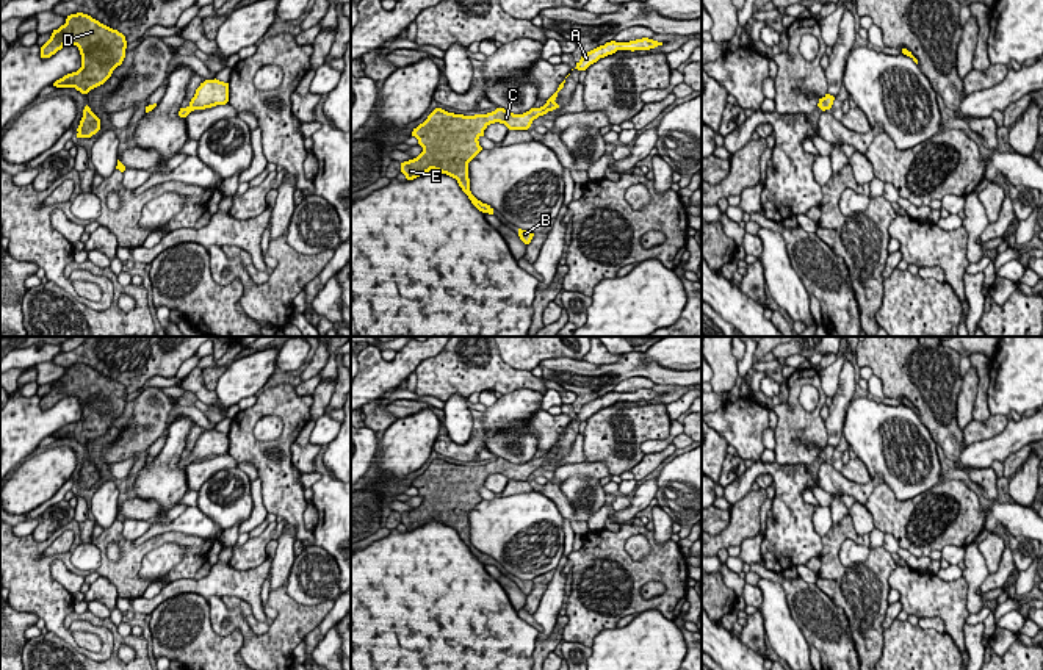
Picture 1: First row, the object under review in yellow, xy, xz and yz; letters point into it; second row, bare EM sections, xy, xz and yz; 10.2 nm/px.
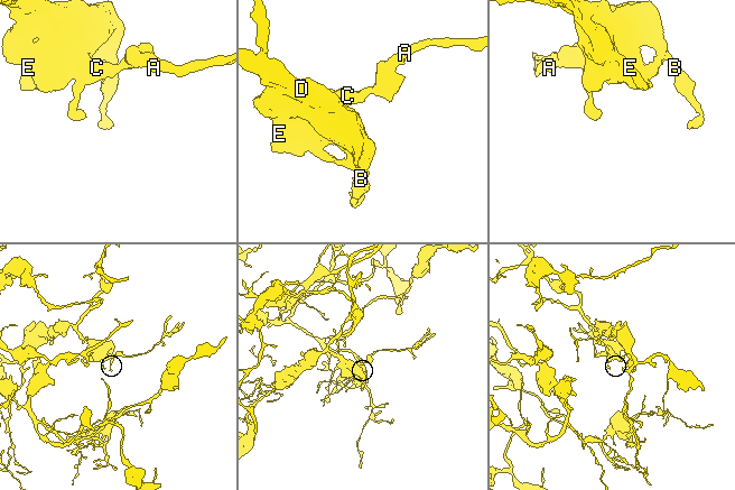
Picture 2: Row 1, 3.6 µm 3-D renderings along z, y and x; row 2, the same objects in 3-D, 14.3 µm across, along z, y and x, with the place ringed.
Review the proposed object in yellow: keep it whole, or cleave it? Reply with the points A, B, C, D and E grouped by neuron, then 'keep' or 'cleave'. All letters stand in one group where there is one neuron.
A B C D E; keep

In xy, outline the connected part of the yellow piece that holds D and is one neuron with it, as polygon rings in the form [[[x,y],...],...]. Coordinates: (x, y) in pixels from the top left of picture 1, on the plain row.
[[[83,363],[67,366],[66,374],[53,380],[50,390],[41,398],[41,409],[50,409],[66,394],[78,398],[81,418],[56,430],[53,437],[75,438],[81,445],[103,435],[122,415],[127,399],[122,384]]]

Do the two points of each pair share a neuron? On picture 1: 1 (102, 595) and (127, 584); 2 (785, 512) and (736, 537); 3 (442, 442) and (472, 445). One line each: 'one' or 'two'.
1: two
2: two
3: one

